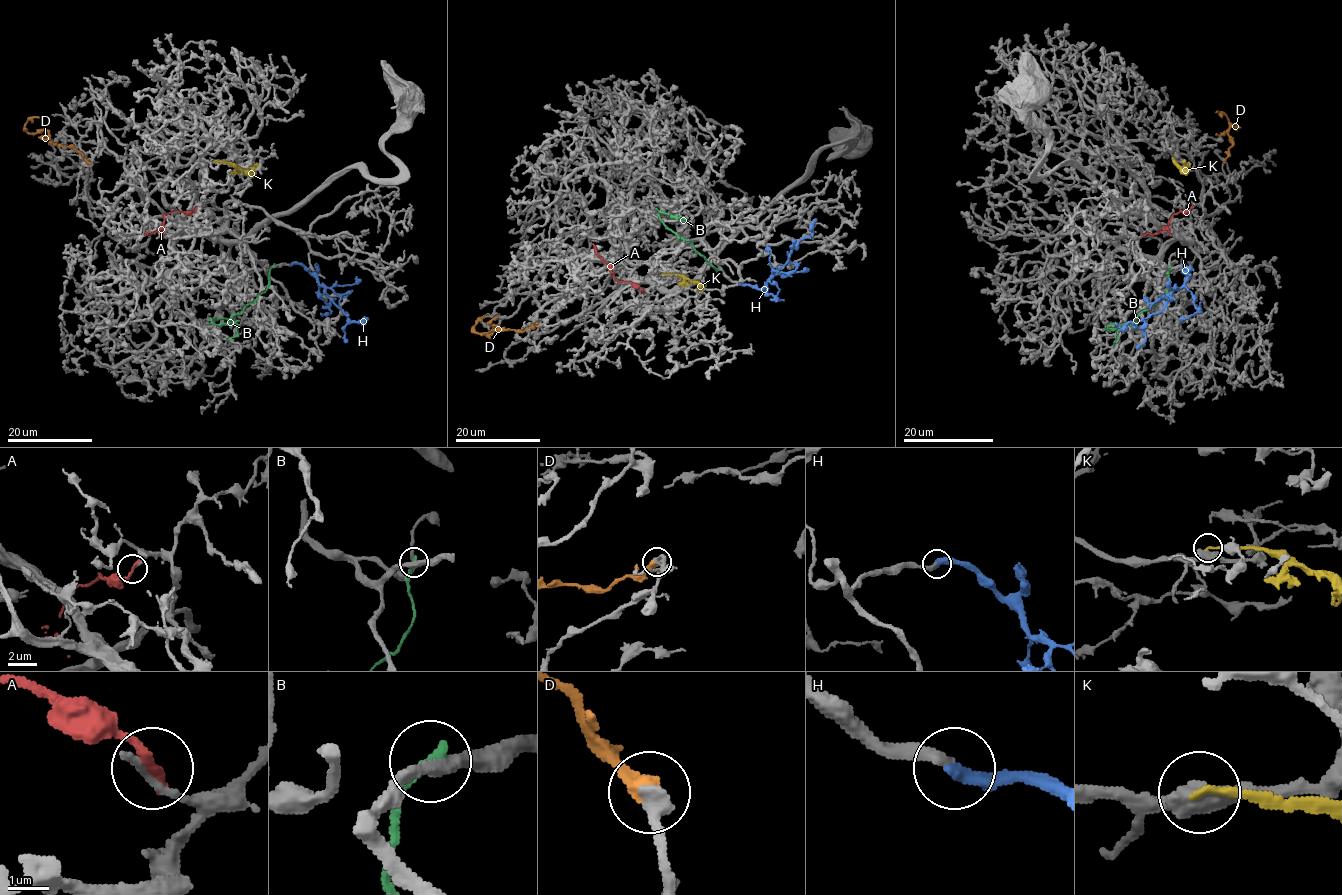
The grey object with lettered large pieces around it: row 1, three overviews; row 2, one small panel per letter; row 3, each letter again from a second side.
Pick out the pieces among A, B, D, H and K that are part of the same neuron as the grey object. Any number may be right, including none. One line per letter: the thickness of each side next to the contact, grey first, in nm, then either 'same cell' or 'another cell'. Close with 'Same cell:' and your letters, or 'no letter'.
A: calibres 240 and 240 nm; another cell
B: calibres 340 and 280 nm; another cell
D: calibres 380 and 440 nm; same cell
H: calibres 280 and 420 nm; same cell
K: calibres 480 and 160 nm; another cell
Same cell: D, H

